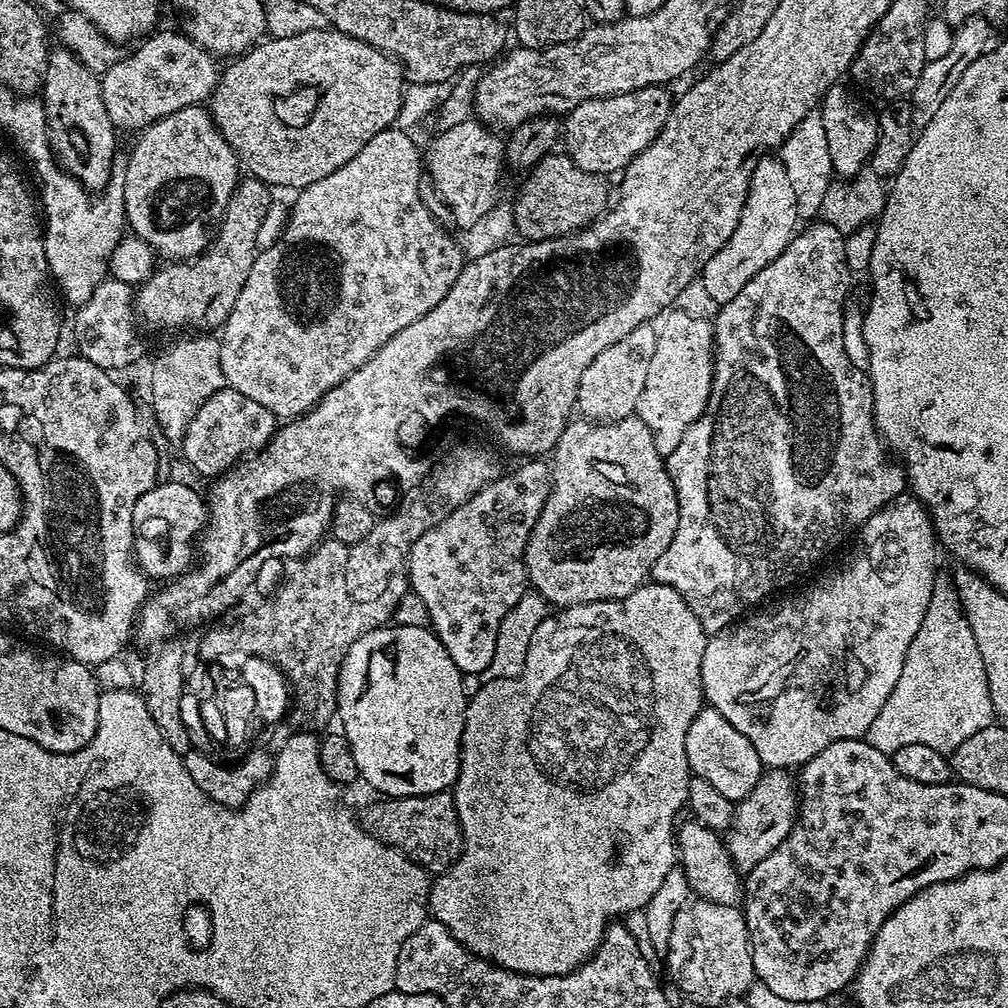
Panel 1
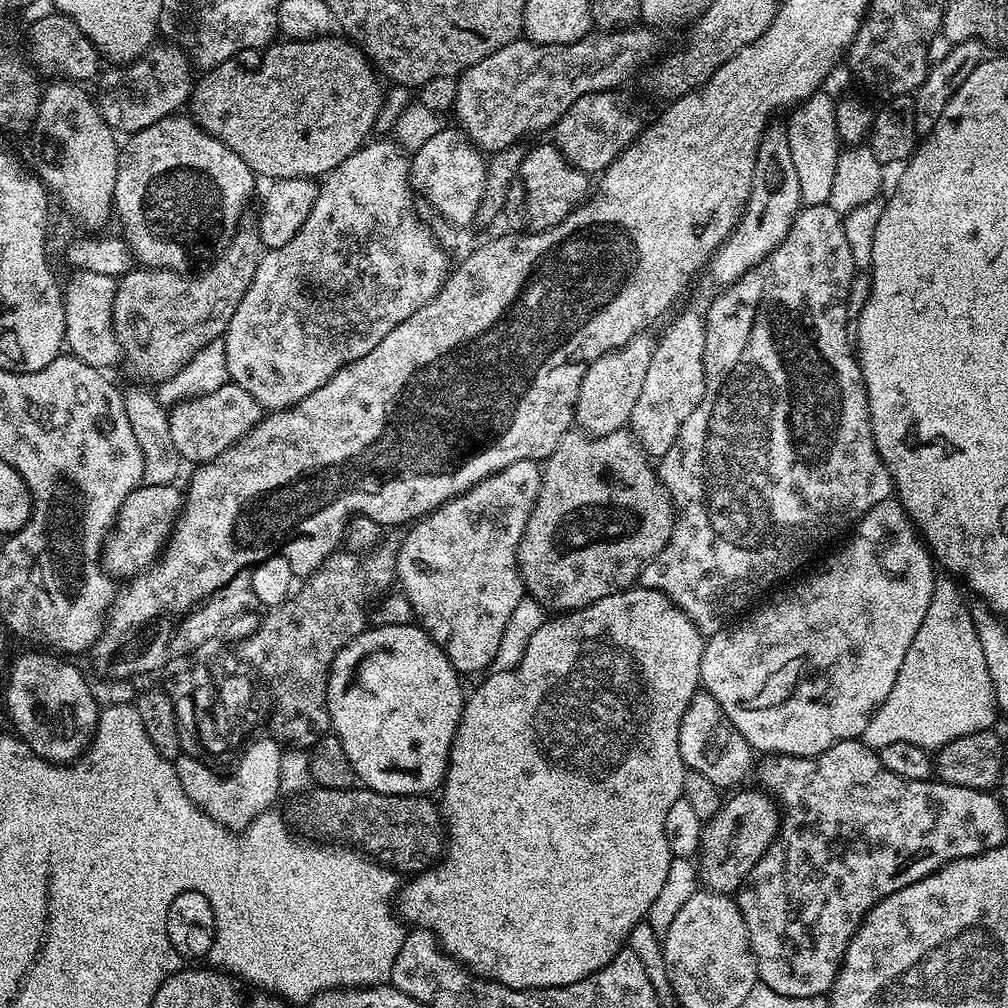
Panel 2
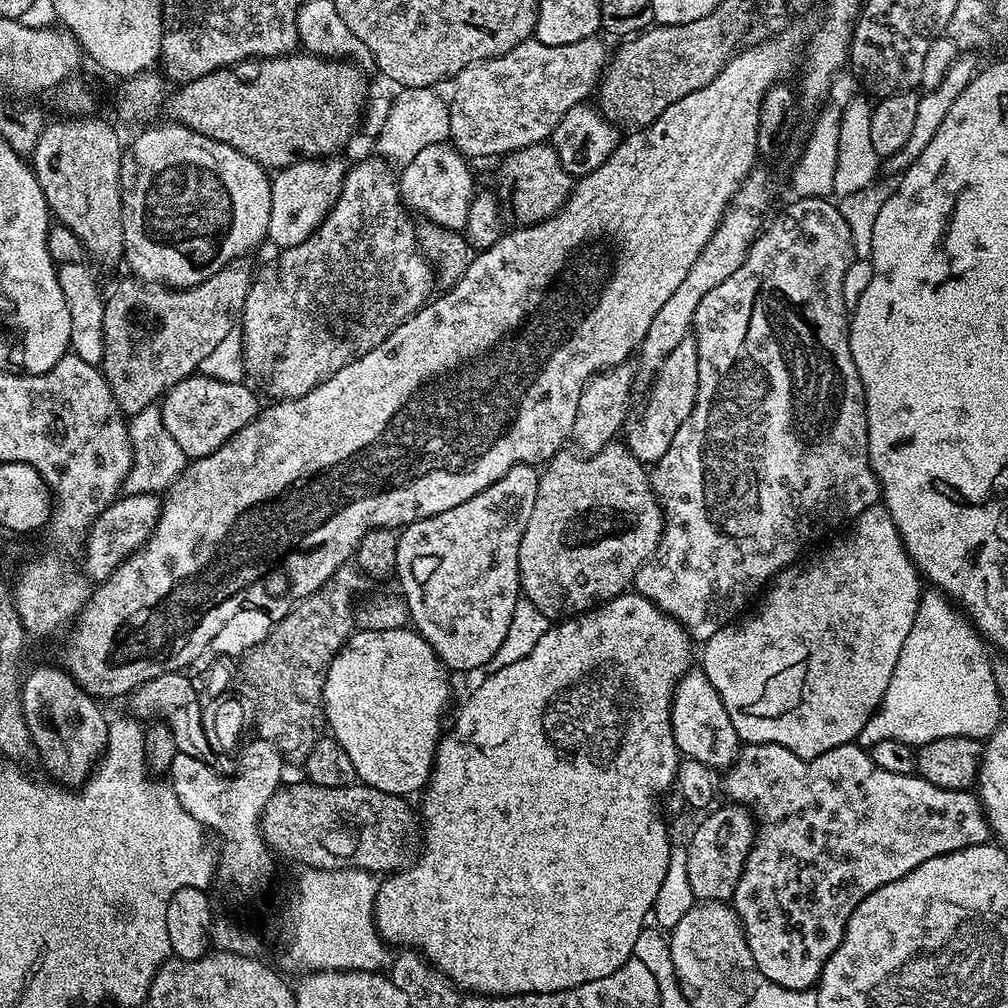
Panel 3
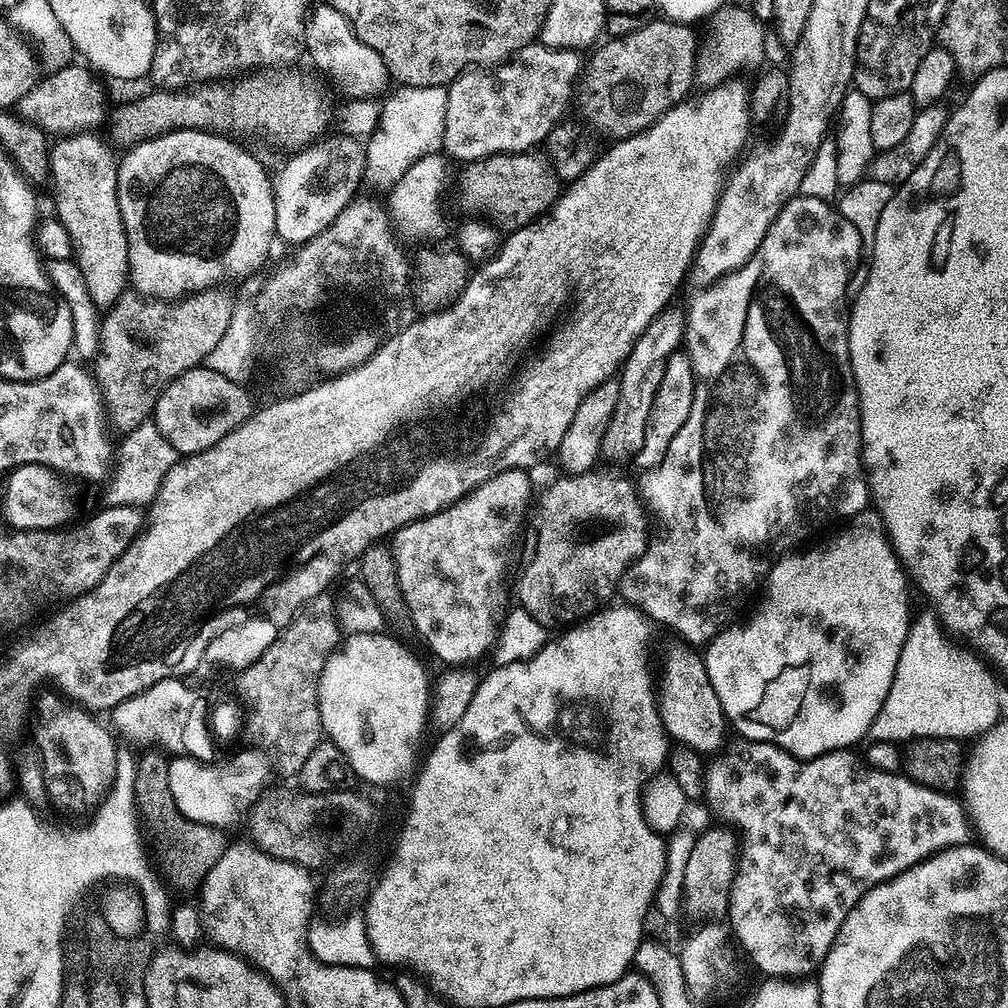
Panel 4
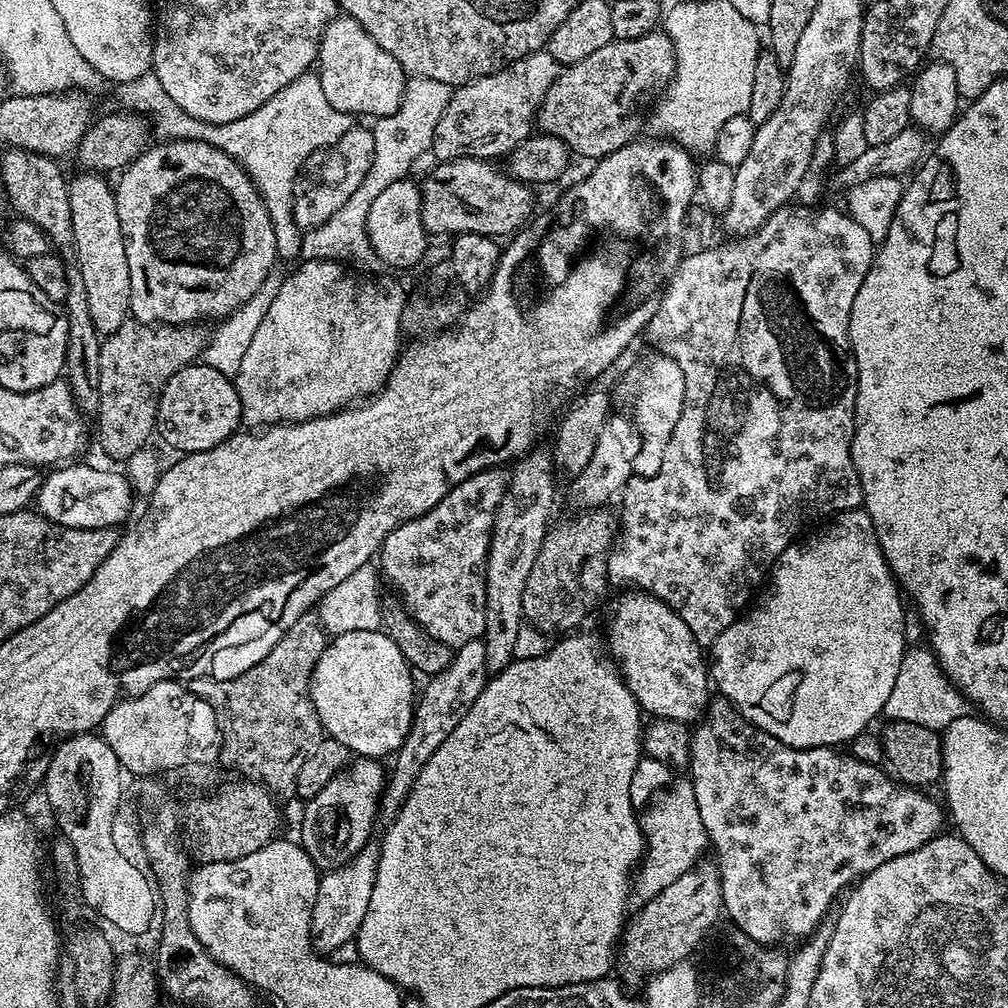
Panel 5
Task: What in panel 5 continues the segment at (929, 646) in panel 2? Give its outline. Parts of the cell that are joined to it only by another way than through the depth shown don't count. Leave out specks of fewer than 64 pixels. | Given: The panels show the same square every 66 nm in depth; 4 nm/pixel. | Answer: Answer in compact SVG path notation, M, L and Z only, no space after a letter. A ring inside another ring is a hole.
M909 647L905 651L897 681L894 682L890 698L886 700L883 715L891 721L915 722L939 731L948 728L950 722L967 715L970 704L963 692L941 670L935 653L927 647L924 648Z

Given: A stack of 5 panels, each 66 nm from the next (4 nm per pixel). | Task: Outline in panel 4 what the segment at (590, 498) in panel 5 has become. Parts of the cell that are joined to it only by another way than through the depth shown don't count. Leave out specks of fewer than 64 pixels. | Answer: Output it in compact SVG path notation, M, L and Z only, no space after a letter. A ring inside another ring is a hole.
M669 306L655 316L646 326L646 330L634 342L630 354L625 358L618 373L620 393L618 406L614 406L614 414L603 434L601 457L606 461L618 464L633 461L645 441L645 430L652 413L652 403L658 394L658 386L662 386L662 374L666 370L666 362L681 347L684 339L684 312Z

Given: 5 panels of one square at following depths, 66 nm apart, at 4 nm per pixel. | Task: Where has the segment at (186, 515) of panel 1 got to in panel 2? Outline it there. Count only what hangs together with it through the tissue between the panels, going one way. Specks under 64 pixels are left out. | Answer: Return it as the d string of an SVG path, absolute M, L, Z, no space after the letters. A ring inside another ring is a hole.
M141 483L126 498L126 502L120 508L116 516L116 522L112 531L108 533L108 539L104 542L102 563L105 571L114 578L131 578L139 572L146 572L160 558L172 532L176 528L176 522L180 518L180 512L184 509L185 493L177 489L177 485L148 485Z

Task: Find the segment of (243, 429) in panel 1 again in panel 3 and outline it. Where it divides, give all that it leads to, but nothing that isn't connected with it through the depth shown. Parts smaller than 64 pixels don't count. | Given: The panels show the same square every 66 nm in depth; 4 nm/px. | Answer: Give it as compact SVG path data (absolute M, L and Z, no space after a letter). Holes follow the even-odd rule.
M203 374L187 376L168 389L159 405L166 430L182 448L188 458L205 456L222 446L231 436L238 434L262 410L253 389L247 383L215 380Z

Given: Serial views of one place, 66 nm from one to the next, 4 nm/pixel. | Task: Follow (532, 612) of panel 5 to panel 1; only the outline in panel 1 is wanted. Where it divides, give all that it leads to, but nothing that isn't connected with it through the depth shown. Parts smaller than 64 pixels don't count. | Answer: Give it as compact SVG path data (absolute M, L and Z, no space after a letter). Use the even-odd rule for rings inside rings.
M633 414L621 420L607 422L593 422L587 418L573 419L562 430L556 447L550 453L550 467L552 469L552 489L542 506L542 514L538 514L538 522L534 522L534 530L528 539L528 545L524 551L524 565L528 571L529 585L549 605L557 609L569 608L575 604L589 604L599 600L620 600L626 594L630 594L641 584L649 579L654 562L662 555L662 550L670 546L674 538L674 530L678 530L678 514L680 506L676 497L674 482L668 473L665 457L660 456L658 446L654 444L654 438L639 416Z

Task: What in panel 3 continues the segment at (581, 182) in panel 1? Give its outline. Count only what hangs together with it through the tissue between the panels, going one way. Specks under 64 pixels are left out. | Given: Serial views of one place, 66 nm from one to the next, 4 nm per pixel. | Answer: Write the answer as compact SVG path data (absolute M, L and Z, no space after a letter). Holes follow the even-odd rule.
M548 142L531 144L519 148L516 152L507 153L499 164L501 188L499 191L506 197L507 207L509 204L516 211L515 223L520 226L549 220L567 202L568 195L574 187L573 177L562 168L558 154Z

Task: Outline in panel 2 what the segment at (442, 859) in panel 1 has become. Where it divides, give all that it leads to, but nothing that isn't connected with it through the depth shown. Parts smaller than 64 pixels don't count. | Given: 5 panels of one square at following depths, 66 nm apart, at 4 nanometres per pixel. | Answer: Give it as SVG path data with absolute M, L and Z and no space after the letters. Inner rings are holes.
M363 786L342 790L313 787L293 800L296 801L292 804L291 823L305 837L347 842L359 851L379 858L397 873L419 874L427 868L434 868L446 851L446 829L441 809L437 801L435 804L427 795L387 796Z

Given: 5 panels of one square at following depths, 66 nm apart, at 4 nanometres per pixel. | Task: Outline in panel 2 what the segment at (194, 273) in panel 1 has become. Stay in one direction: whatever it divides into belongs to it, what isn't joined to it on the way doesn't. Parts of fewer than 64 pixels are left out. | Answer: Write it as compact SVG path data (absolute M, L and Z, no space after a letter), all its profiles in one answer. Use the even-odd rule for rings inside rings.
M241 226L227 248L197 276L171 272L169 268L136 266L119 277L112 325L120 344L123 367L128 367L129 374L137 376L137 381L160 385L190 365L206 345L221 339L265 251L259 231Z

